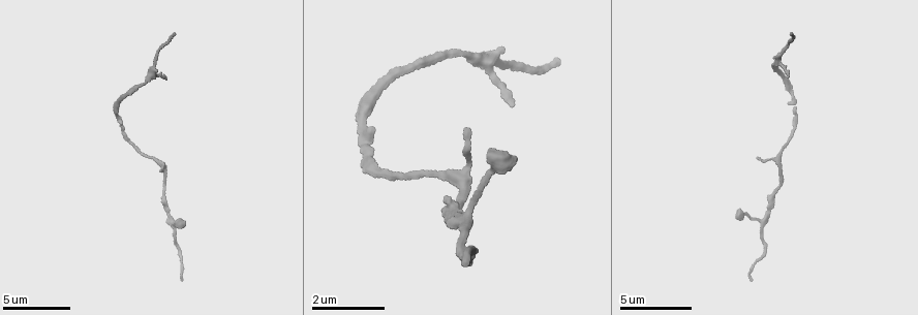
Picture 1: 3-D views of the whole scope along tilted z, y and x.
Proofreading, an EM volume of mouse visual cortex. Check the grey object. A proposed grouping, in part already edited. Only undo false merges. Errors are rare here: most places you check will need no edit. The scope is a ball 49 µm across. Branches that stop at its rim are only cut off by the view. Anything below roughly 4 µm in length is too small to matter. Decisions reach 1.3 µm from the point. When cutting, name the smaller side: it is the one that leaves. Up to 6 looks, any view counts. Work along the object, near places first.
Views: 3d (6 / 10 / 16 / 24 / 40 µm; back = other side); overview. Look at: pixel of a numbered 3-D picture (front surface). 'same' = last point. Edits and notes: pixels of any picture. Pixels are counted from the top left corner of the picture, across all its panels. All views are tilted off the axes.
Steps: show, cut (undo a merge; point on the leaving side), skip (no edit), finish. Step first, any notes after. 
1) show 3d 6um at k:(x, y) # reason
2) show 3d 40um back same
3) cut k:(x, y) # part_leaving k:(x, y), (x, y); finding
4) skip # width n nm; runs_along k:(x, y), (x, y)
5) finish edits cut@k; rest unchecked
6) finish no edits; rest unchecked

show 3d 10um at 1:(463, 223) # three arms meet

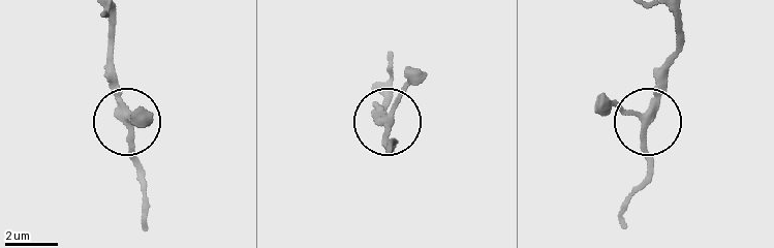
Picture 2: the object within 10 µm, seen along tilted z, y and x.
skip # width 240 nm; runs_along 2:(676, 9), (667, 87), (645, 127), (649, 180); all the same neuron

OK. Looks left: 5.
show 3d 10um at 1:(391, 76) # sudden change in width

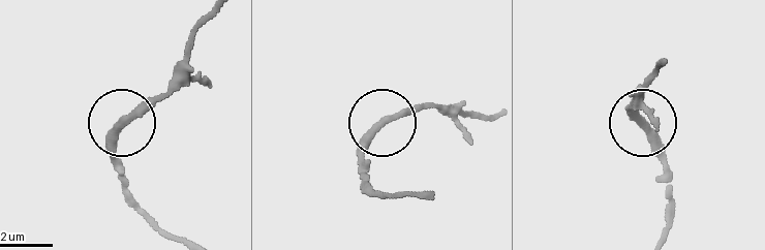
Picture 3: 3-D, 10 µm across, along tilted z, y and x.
skip # runs_along 3:(146, 218), (115, 153), (114, 137), (175, 84); all the same neuron

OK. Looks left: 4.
show 3d 10um at 1:(443, 174) # three arms meet

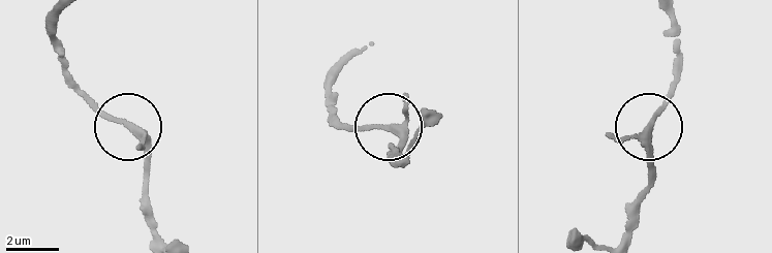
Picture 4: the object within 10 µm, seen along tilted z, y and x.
show 3d 6um at 4:(390, 129)

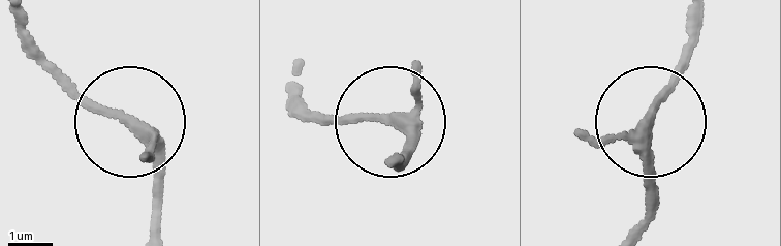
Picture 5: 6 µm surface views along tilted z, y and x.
skip # arms 3; continuous, no second neuron

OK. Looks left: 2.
finish no edits; rest unchecked

